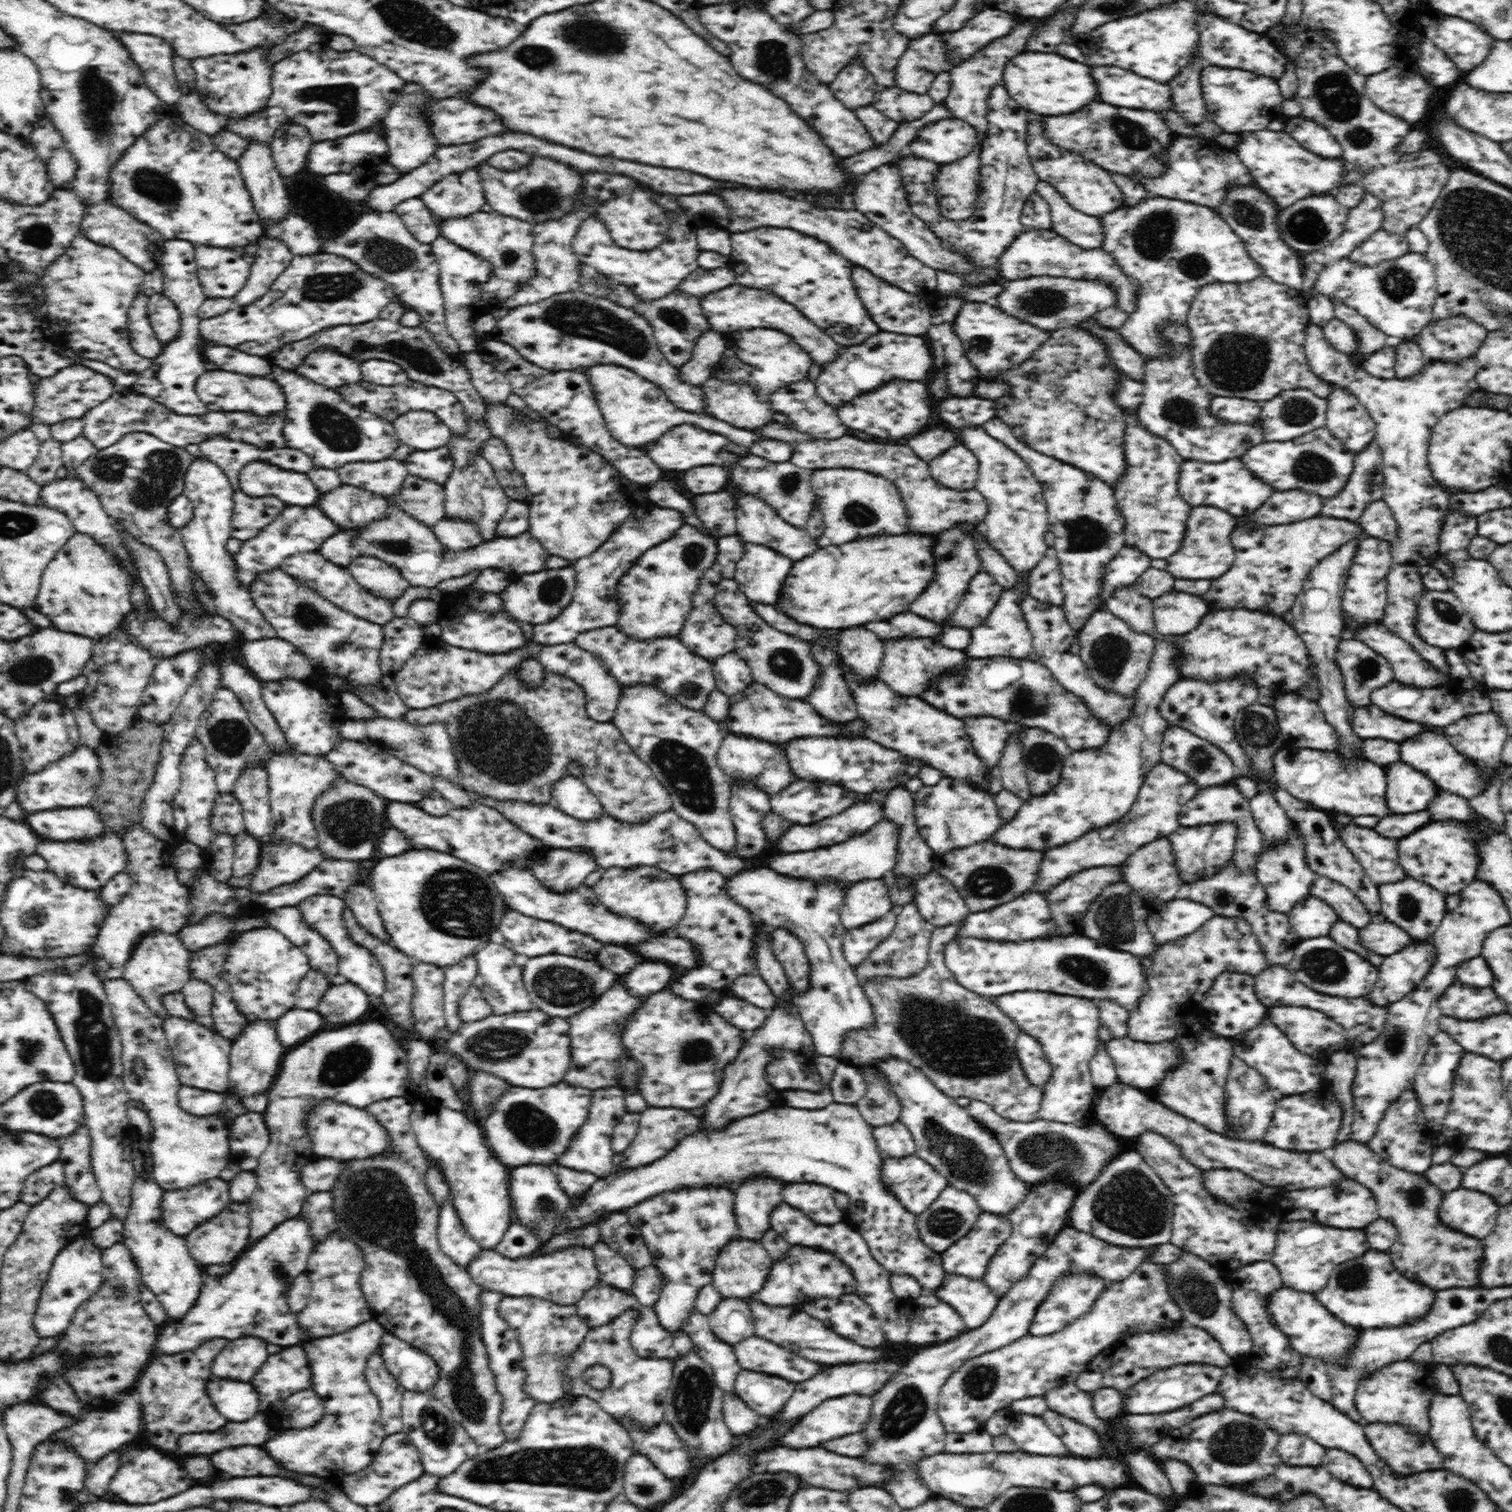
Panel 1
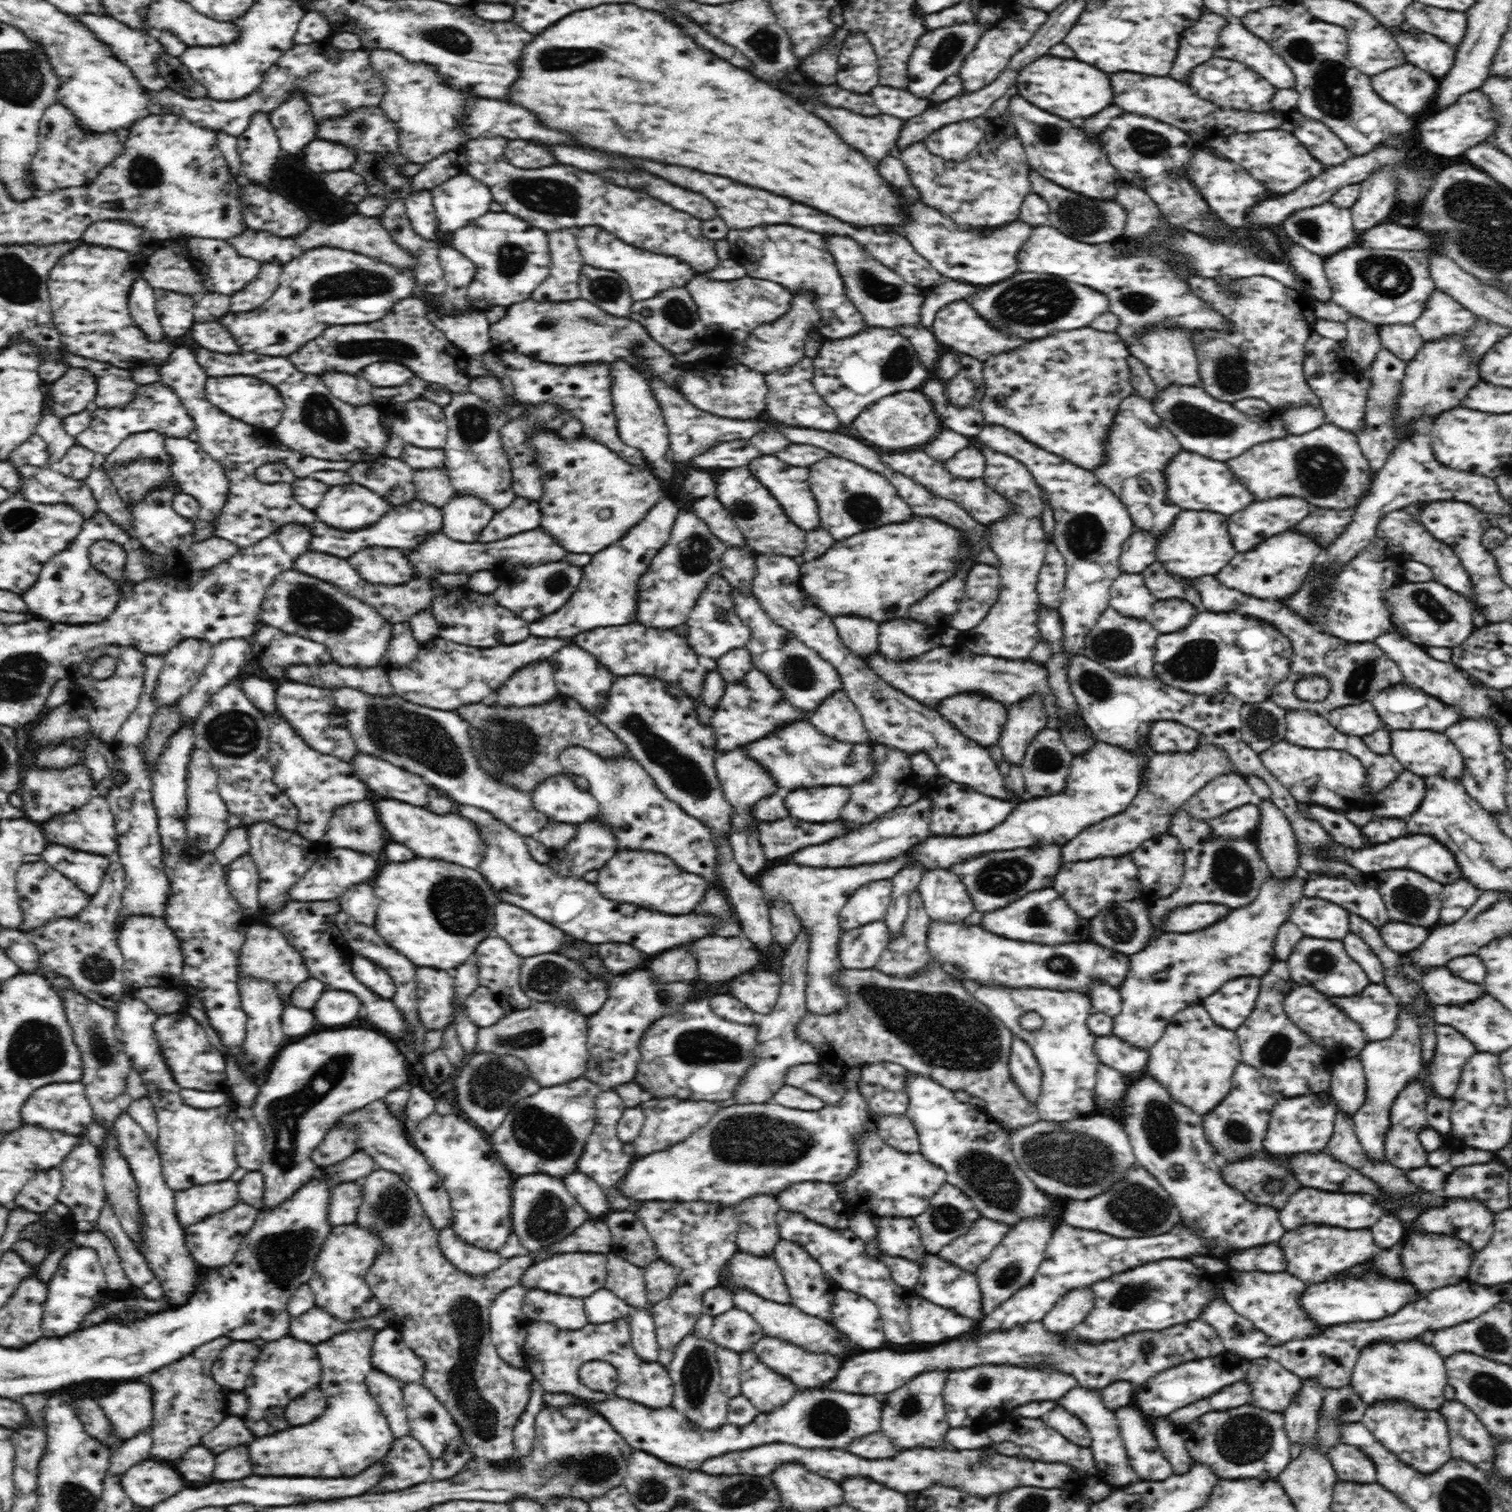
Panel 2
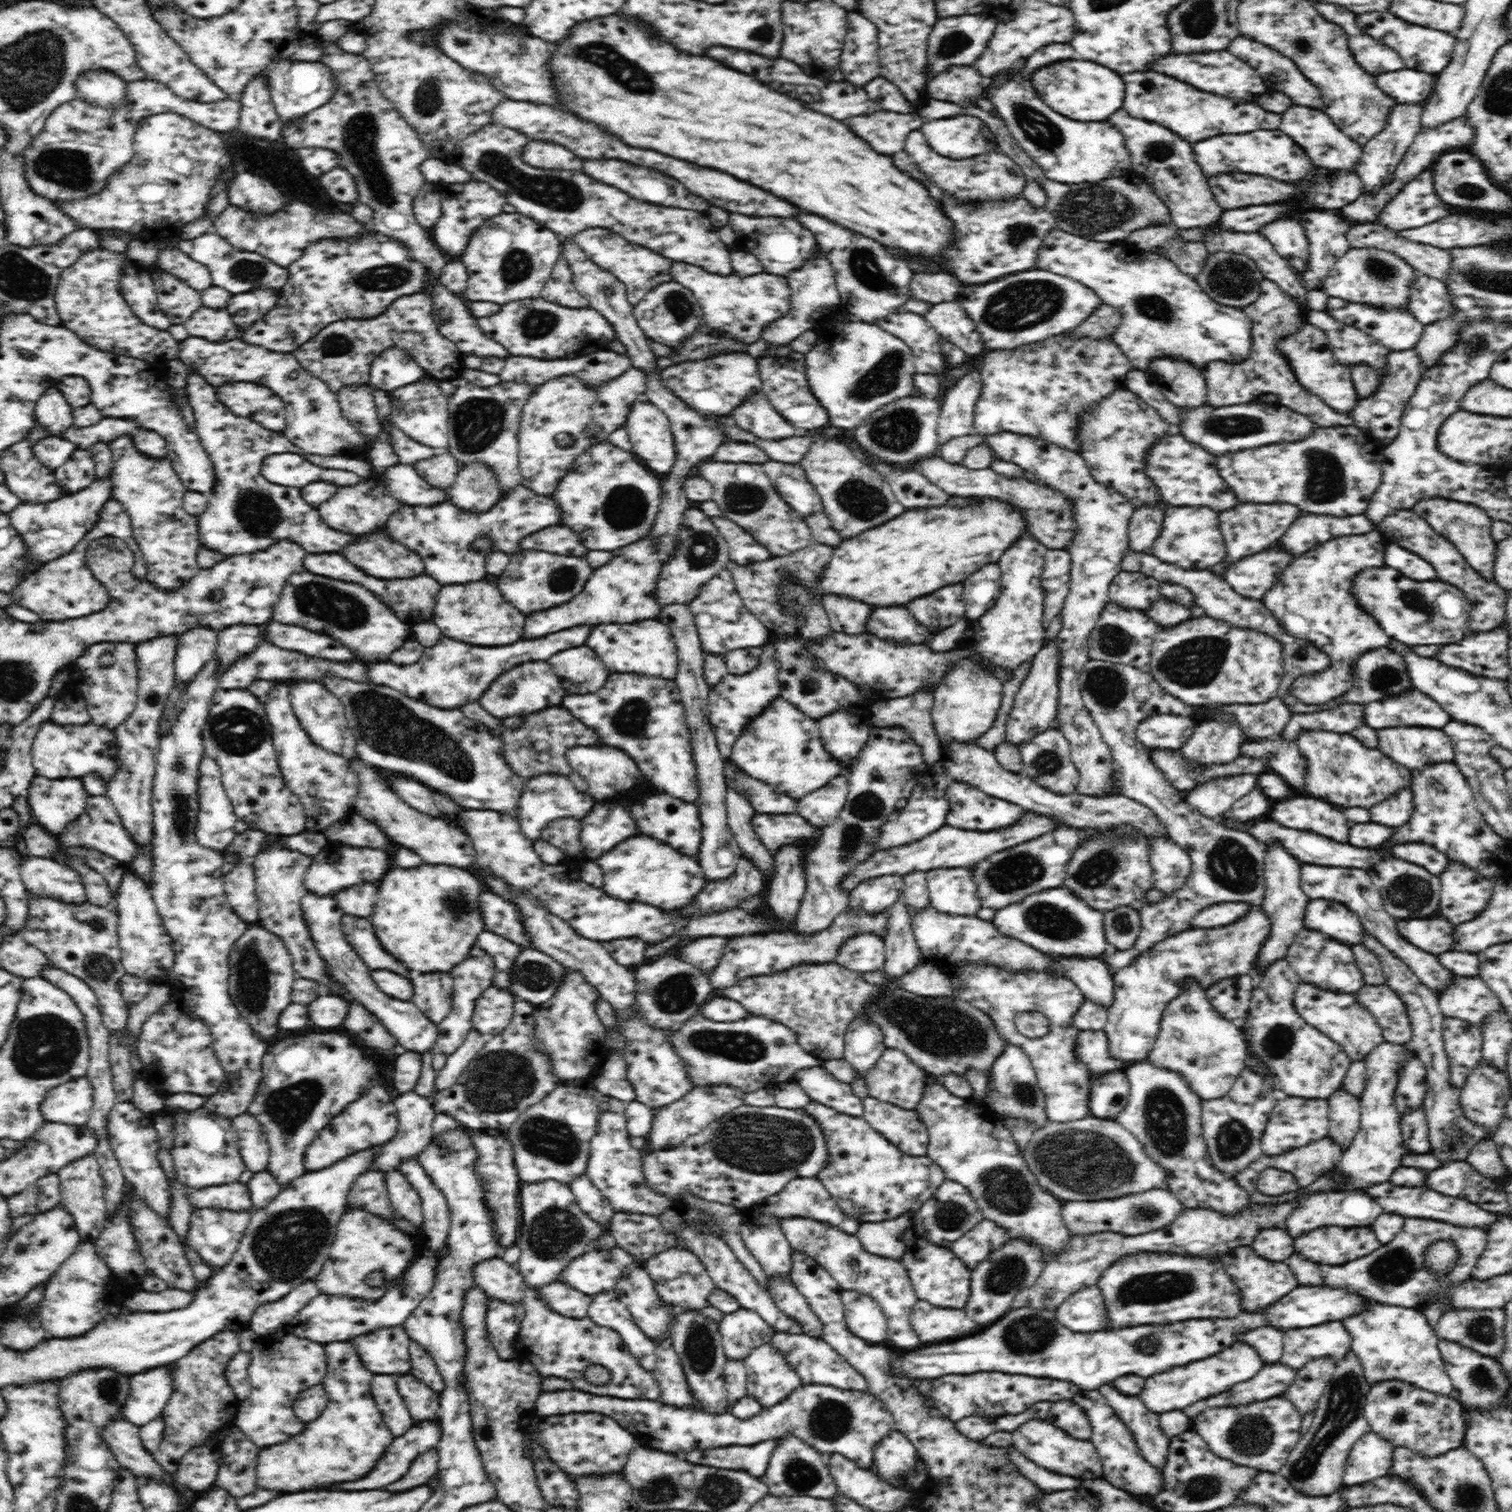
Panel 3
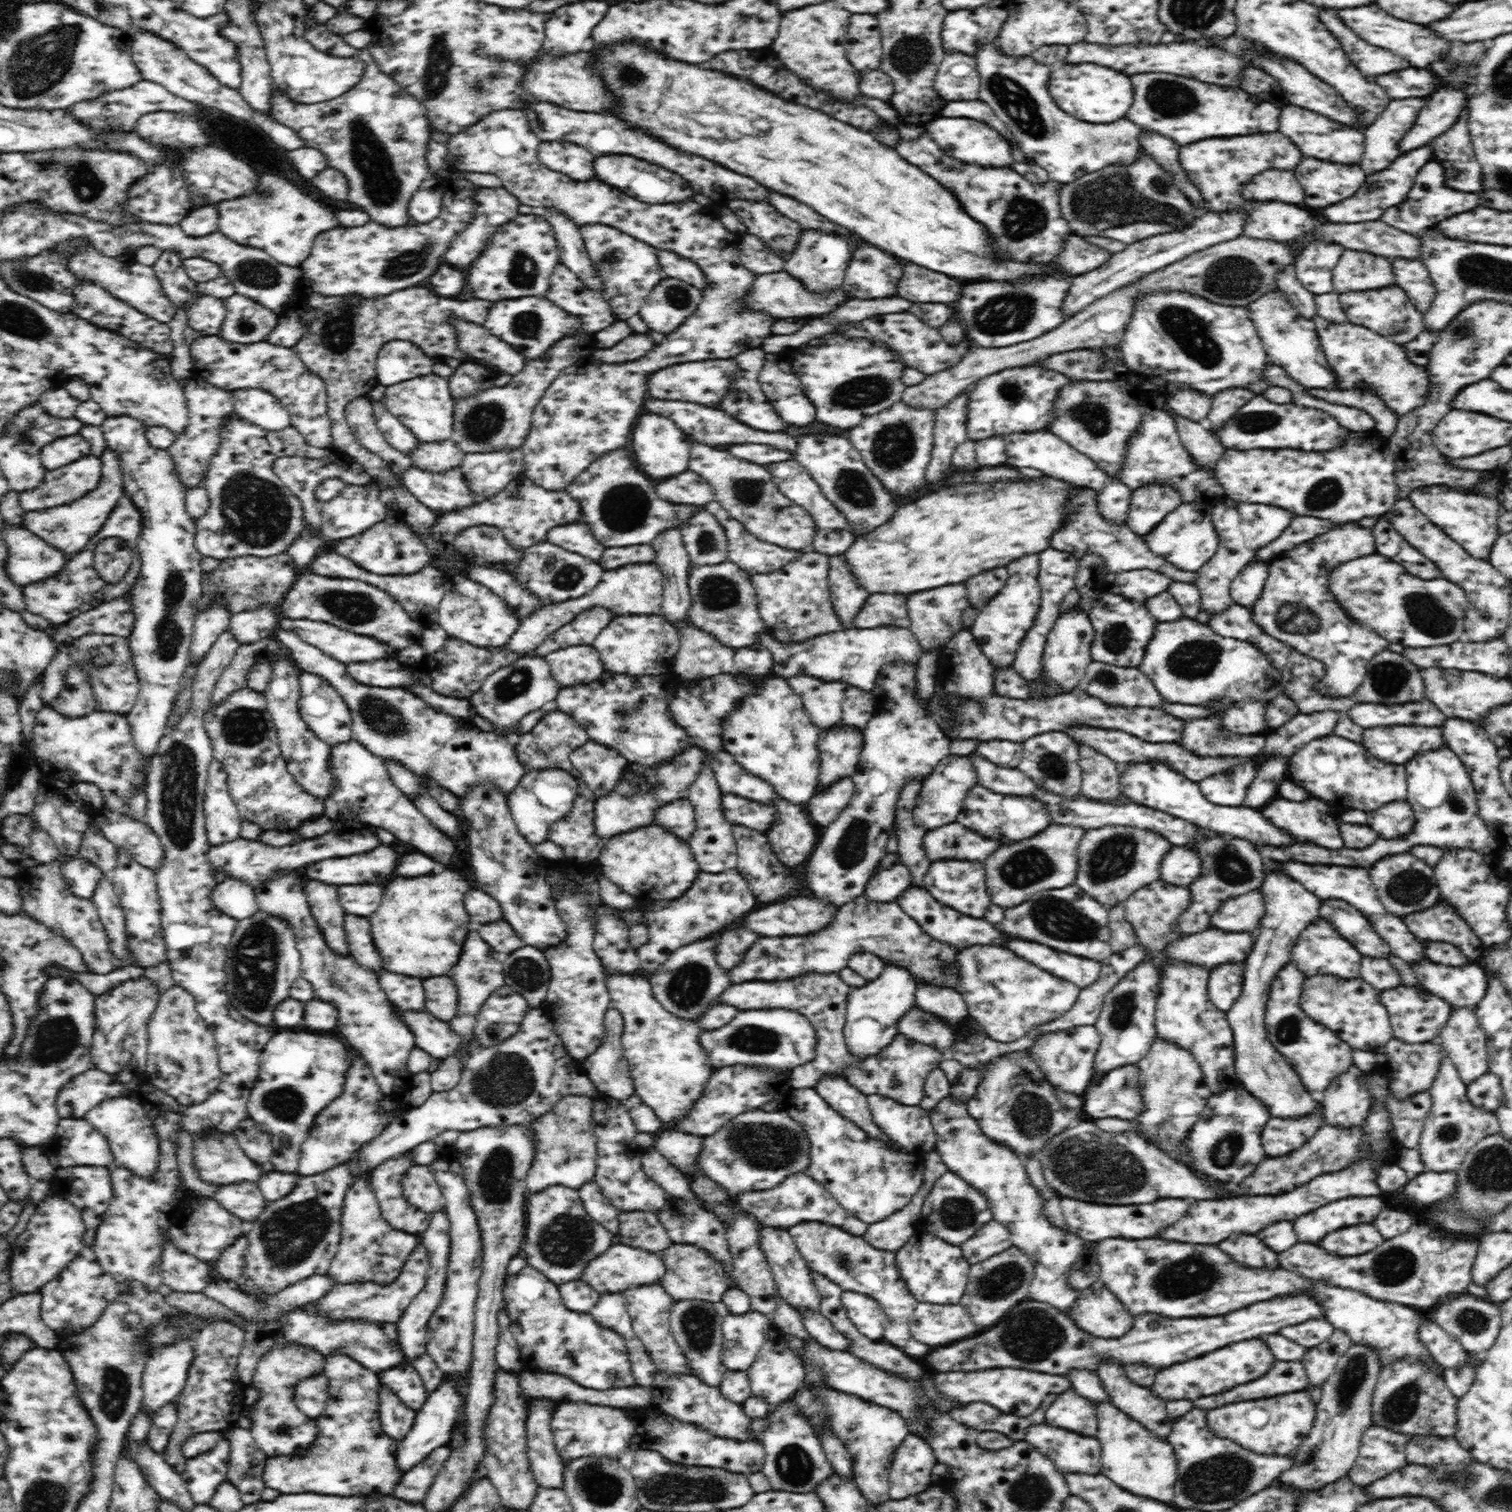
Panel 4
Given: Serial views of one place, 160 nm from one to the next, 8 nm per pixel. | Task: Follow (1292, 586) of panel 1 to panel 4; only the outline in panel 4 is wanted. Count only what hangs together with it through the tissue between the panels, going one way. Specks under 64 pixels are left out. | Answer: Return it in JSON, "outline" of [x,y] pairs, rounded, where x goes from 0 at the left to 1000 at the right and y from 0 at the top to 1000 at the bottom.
{"outline":[[[827,371],[813,386],[816,398],[827,401],[835,393],[839,380],[839,372]]]}

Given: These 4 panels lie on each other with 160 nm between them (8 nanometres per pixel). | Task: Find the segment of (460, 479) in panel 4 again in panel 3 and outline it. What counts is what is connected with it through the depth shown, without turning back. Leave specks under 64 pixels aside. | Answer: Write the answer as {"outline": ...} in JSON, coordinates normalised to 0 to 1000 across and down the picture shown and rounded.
{"outline":[[[263,306],[255,310],[255,313],[253,313],[253,320],[262,331],[269,334],[286,335],[297,331],[296,324],[283,320],[273,308]]]}

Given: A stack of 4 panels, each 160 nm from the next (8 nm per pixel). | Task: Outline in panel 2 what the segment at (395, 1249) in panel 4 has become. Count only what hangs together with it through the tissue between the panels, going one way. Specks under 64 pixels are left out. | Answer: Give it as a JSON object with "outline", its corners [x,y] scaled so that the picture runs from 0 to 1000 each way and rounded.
{"outline":[[[235,808],[221,812],[209,832],[208,844],[203,849],[208,855],[208,864],[214,865],[216,868],[228,875],[249,870],[252,864],[246,856],[241,845],[253,828],[253,821],[244,812],[239,812]]]}

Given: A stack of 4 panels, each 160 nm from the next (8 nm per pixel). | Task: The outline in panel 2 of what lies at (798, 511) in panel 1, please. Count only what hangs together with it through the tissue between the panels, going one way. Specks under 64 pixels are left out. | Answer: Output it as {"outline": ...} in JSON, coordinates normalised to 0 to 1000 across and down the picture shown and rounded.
{"outline":[[[503,302],[500,304],[497,304],[495,307],[495,311],[500,315],[500,317],[503,317],[505,321],[509,325],[509,327],[516,333],[518,338],[521,343],[528,348],[530,351],[537,351],[543,348],[542,343],[542,336],[536,325],[535,319],[535,310],[526,310],[526,308],[521,308],[517,304],[512,303],[512,302]]]}

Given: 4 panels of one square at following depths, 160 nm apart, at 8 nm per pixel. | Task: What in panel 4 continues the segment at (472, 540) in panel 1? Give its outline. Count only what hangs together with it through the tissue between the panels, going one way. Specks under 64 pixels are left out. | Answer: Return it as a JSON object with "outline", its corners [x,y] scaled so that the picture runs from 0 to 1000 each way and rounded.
{"outline":[[[333,296],[327,299],[312,299],[307,301],[305,312],[311,324],[321,331],[333,324],[347,310],[345,296]]]}

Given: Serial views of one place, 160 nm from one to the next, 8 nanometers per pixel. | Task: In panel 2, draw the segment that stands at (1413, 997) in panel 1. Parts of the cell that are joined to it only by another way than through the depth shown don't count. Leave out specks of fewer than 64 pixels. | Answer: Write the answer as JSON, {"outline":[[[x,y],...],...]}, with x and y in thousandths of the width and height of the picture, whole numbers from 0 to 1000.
{"outline":[[[925,665],[924,679],[922,684],[915,688],[905,689],[899,696],[899,700],[901,704],[903,715],[903,726],[902,730],[894,737],[896,749],[906,768],[917,768],[916,751],[920,745],[919,732],[923,726],[933,716],[941,710],[940,688],[939,688],[939,677],[938,670],[929,669]]]}

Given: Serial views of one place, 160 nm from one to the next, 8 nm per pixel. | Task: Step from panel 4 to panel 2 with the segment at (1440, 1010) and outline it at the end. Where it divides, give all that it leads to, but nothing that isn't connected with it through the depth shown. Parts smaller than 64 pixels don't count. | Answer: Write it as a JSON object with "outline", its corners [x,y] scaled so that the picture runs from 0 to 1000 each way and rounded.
{"outline":[[[906,650],[899,657],[879,659],[901,681],[904,689],[919,687],[924,679],[925,663],[915,650]]]}

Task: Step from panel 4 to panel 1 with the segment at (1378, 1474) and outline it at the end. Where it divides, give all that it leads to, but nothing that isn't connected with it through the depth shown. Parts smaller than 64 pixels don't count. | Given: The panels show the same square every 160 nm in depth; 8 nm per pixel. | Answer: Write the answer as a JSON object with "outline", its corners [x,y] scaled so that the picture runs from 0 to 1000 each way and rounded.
{"outline":[[[885,958],[877,958],[874,969],[884,978],[898,984],[908,984],[908,978],[902,968]]]}

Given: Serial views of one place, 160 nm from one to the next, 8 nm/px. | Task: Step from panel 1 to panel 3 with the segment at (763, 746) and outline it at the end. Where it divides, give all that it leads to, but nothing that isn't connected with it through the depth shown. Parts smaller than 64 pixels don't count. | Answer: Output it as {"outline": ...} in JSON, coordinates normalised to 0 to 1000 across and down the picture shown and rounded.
{"outline":[[[481,520],[480,522],[480,536],[481,546],[491,565],[495,567],[504,576],[504,579],[508,579],[512,574],[512,567],[504,559],[496,544],[500,538],[499,534],[491,524],[483,520]]]}

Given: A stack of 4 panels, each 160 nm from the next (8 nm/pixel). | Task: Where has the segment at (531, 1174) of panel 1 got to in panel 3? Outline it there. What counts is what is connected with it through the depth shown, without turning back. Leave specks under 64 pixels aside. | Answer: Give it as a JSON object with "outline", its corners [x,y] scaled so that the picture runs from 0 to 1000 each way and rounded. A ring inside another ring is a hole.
{"outline":[[[365,780],[345,782],[343,800],[345,810],[341,823],[345,830],[341,839],[345,843],[347,850],[351,853],[370,847],[372,840],[382,831],[394,827],[394,824],[392,825],[394,820],[402,814],[402,810],[397,810],[385,801],[378,786]],[[323,858],[321,866],[323,884],[329,897],[337,900],[342,899],[343,897],[340,895],[340,888],[347,870],[347,863]]]}

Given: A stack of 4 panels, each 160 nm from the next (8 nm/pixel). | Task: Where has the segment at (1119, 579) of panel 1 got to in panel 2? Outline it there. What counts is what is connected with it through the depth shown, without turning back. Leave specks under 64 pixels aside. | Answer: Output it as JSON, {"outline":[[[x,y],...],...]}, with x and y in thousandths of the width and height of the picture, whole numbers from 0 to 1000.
{"outline":[[[752,351],[747,353],[740,366],[741,378],[745,380],[754,380],[759,373],[765,371],[765,356],[761,352]]]}

